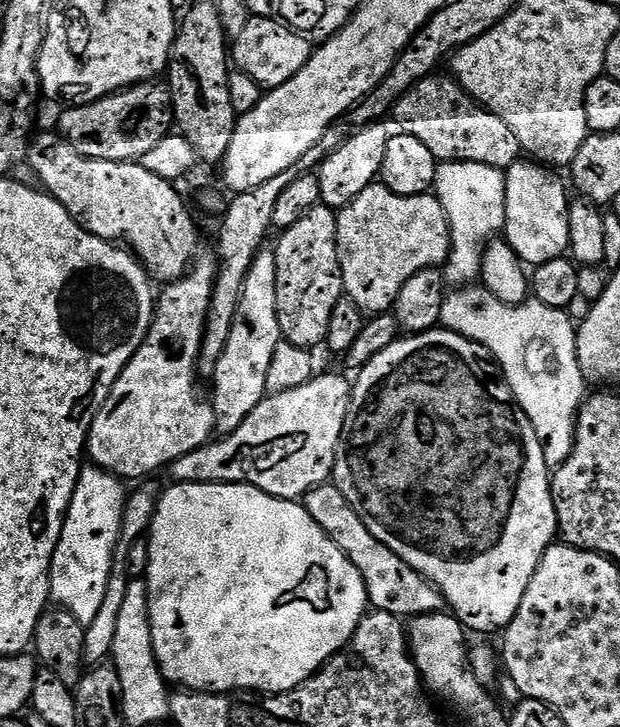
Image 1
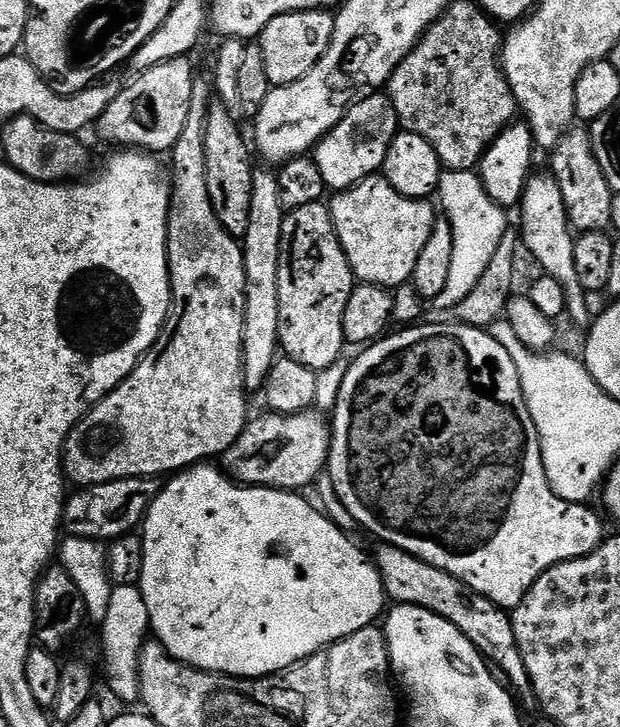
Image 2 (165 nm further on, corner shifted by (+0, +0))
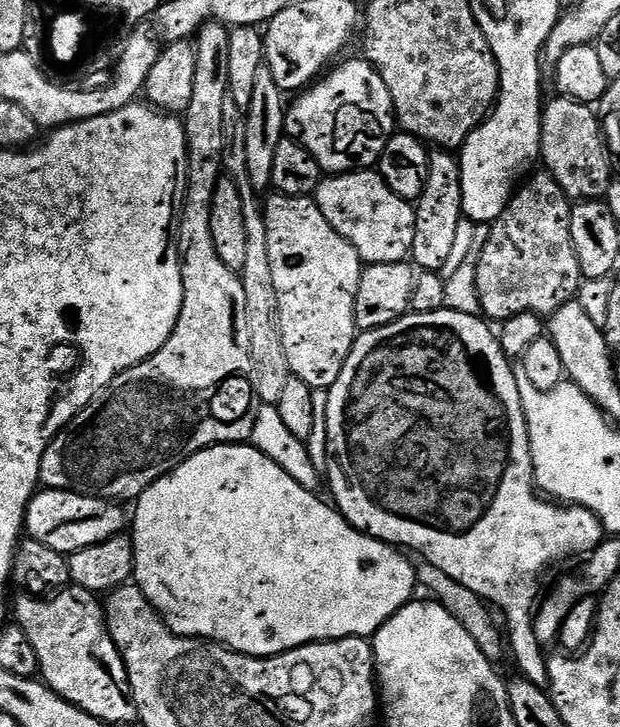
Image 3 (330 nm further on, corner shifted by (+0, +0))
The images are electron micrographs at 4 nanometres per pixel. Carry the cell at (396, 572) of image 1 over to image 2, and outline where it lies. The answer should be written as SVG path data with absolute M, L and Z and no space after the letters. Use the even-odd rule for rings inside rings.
M381 543L379 547L376 556L374 552L374 563L384 583L385 597L393 605L418 606L438 614L438 618L446 618L446 622L453 624L480 651L480 655L490 662L491 667L507 681L511 691L521 701L531 701L533 694L530 678L526 674L526 664L522 662L522 652L518 650L518 640L514 638L511 615L490 602L490 598L473 592L458 578L446 574L446 570L438 570L438 566L430 566L430 562L422 562L414 554L395 548L392 544Z

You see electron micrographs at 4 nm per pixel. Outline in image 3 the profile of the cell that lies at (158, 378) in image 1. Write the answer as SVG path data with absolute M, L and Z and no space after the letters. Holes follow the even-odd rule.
M207 22L200 27L200 31L196 33L194 37L194 47L196 50L196 65L194 66L194 94L190 94L190 106L187 112L183 113L182 123L184 125L184 133L188 139L188 162L186 165L186 179L182 184L182 203L178 208L178 247L182 253L182 259L180 261L180 269L182 270L182 282L184 283L184 297L182 298L182 310L178 314L178 322L174 326L174 330L170 334L170 338L163 346L158 349L156 353L150 358L146 358L141 364L135 364L133 368L127 368L125 372L120 372L112 379L108 385L105 386L97 394L92 401L83 408L77 416L69 422L67 426L60 431L60 433L54 437L52 441L48 443L48 449L46 454L40 460L40 484L44 488L57 488L58 490L66 490L67 492L77 492L78 494L86 494L87 496L97 496L103 500L115 500L117 502L125 502L124 500L129 500L129 502L135 501L141 494L148 489L150 485L154 483L158 478L162 478L168 472L173 472L175 468L182 463L183 460L188 460L194 454L198 454L202 450L207 448L212 448L216 444L243 444L245 442L251 441L252 431L254 430L254 422L256 421L256 408L250 406L250 408L239 408L239 404L244 400L244 388L246 392L246 385L249 383L250 377L252 376L252 355L250 354L250 330L246 330L246 290L244 289L244 284L241 282L239 275L234 270L230 270L230 266L226 266L218 258L218 250L214 250L214 238L210 238L210 202L214 198L214 186L222 178L222 169L224 163L222 162L222 102L226 102L230 99L228 95L228 71L230 70L230 31L225 25L217 24L215 22Z

